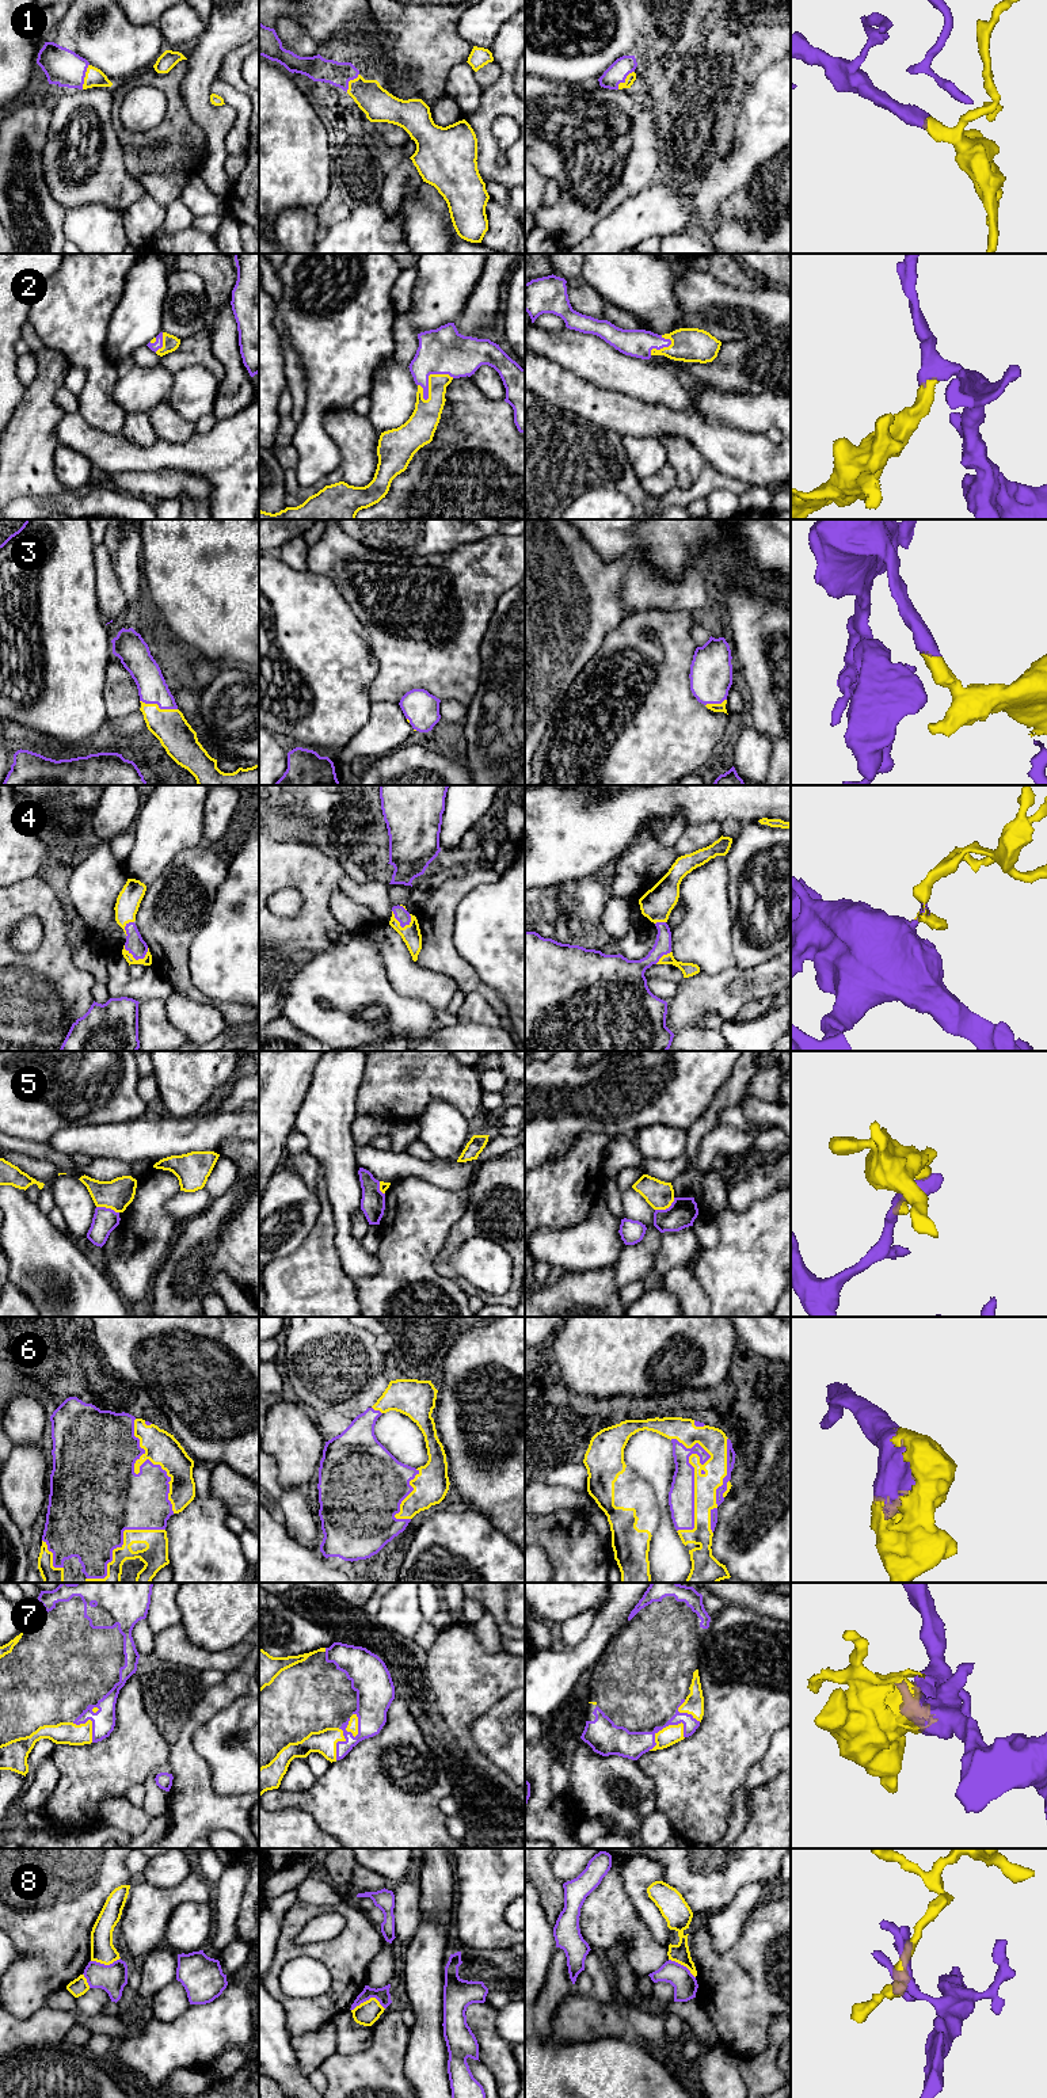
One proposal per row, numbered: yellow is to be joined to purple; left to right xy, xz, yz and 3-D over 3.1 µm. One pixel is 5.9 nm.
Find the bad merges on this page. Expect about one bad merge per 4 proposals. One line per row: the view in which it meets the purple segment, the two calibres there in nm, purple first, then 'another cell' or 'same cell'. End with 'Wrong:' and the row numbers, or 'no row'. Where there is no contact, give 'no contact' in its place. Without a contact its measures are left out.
1: contact in xy; calibres 220 and 110 nm; same cell
2: contact in xz; calibres 280 and 160 nm; same cell
3: contact in xy; calibres 180 and 200 nm; same cell
4: contact in xy; calibres 110 and 60 nm; same cell
5: contact in yz; calibres 170 and 170 nm; another cell
6: contact in yz; calibres 160 and 160 nm; same cell
7: contact in xz; calibres 200 and 60 nm; same cell
8: contact in xz; calibres 90 and 140 nm; another cell
Wrong: 5, 8

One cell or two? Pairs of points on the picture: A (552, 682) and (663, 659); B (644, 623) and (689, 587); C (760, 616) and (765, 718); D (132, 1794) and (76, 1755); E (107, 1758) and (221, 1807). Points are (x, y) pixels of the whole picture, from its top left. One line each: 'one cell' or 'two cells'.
A: two cells
B: two cells
C: one cell
D: two cells
E: two cells

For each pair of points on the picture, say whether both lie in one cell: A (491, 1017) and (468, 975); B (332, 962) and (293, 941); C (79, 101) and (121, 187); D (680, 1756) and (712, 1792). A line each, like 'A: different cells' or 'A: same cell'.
A: different cells
B: different cells
C: same cell
D: same cell

